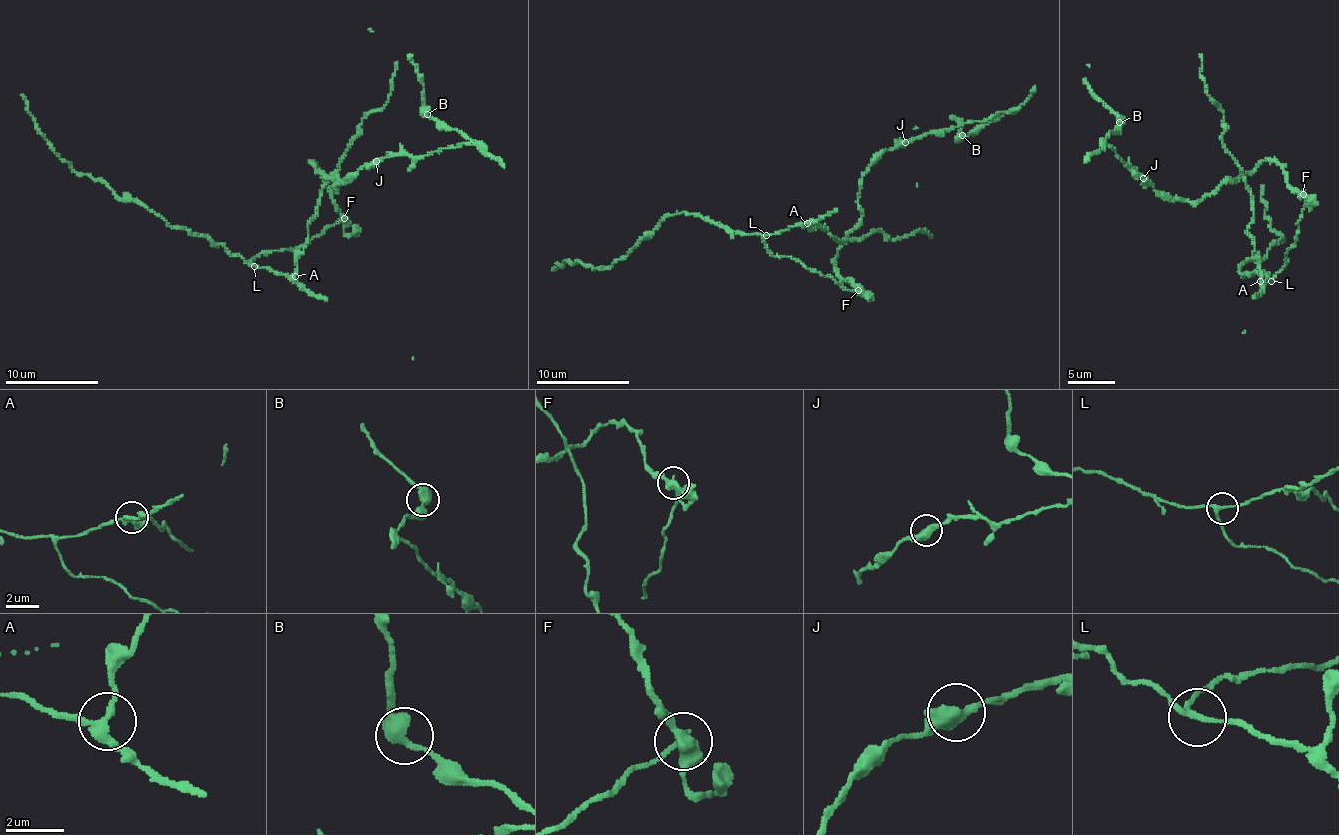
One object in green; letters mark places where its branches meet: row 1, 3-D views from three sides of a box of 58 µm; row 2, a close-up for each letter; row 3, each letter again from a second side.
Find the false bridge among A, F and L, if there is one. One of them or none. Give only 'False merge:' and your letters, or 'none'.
False merge: F

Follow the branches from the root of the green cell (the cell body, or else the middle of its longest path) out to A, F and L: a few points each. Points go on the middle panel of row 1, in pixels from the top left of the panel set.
A: (846, 279), (855, 289), (845, 289), (789, 256), (775, 256), (767, 247), (766, 236), (807, 223)
F: (846, 279), (858, 289)
L: (846, 279), (855, 289), (845, 289), (833, 277), (813, 272), (789, 256), (775, 256), (764, 242), (766, 235)

